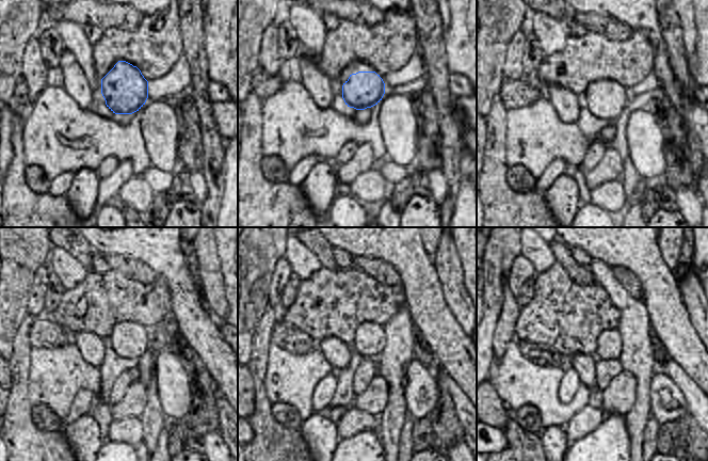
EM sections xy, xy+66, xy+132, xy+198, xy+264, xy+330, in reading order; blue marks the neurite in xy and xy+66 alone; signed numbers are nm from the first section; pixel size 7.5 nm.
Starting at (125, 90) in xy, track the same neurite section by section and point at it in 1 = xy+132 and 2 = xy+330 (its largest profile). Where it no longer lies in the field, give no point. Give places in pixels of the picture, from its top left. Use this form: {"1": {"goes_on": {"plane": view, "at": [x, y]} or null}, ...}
{"1": {"goes_on": {"plane": "xy+132", "at": [607, 99]}}, "2": {"goes_on": {"plane": "xy+330", "at": [610, 343]}}}

